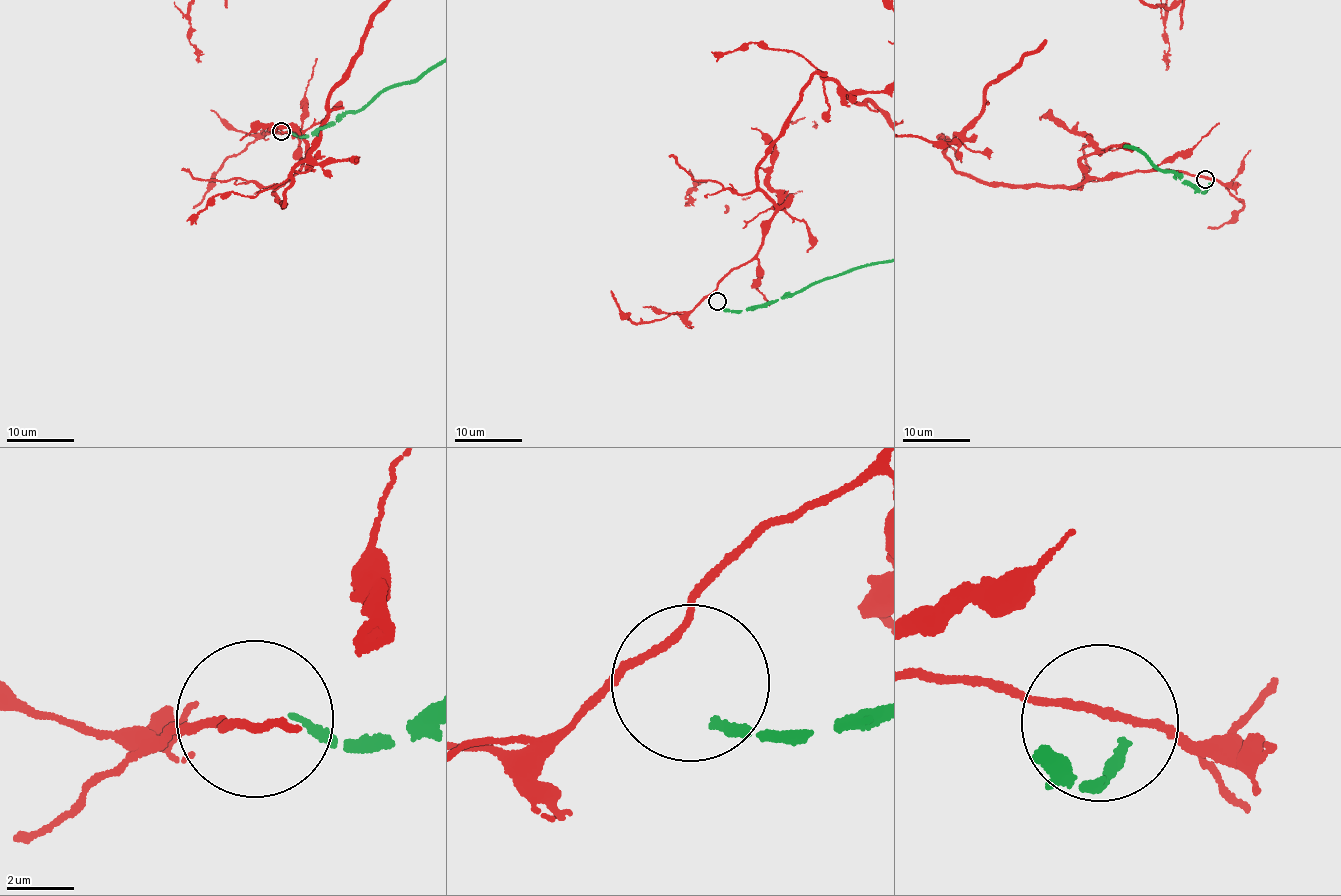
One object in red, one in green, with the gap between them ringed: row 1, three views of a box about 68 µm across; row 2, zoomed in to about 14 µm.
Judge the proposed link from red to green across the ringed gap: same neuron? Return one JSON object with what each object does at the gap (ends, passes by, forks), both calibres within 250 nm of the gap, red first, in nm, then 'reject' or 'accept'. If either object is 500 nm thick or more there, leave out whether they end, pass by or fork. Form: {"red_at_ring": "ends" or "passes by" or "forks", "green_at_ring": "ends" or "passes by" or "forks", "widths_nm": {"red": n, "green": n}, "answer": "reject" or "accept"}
{"red_at_ring": "passes by", "green_at_ring": "ends", "widths_nm": {"red": 240, "green": 240}, "answer": "accept"}

